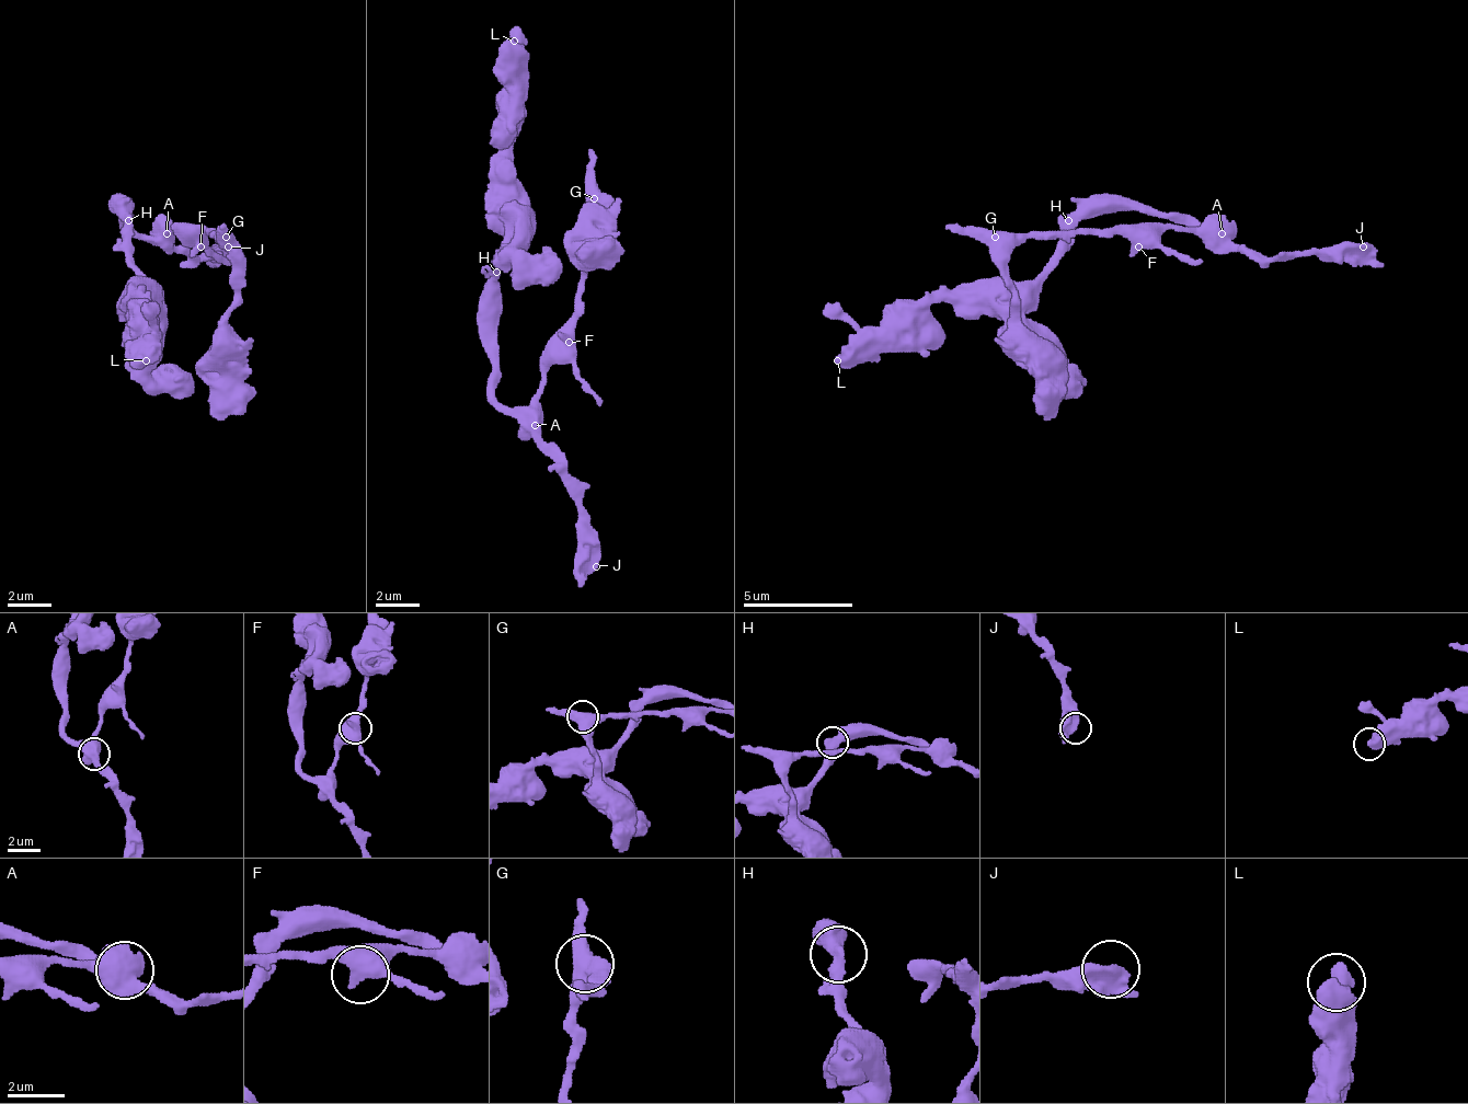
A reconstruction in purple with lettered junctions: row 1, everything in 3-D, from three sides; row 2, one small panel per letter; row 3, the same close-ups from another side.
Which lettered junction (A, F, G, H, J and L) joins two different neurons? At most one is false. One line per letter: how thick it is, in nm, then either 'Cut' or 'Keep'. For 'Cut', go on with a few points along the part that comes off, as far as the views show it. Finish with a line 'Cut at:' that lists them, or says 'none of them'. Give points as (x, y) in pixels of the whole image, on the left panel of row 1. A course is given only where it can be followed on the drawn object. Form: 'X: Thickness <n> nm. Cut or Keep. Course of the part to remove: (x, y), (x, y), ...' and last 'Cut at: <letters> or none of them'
A: Thickness 700 nm. Keep
F: Thickness 400 nm. Keep
G: Thickness 600 nm. Keep
H: Thickness 380 nm. Keep
J: Thickness 400 nm. Keep
L: Thickness 600 nm. Keep
Cut at: none of them

